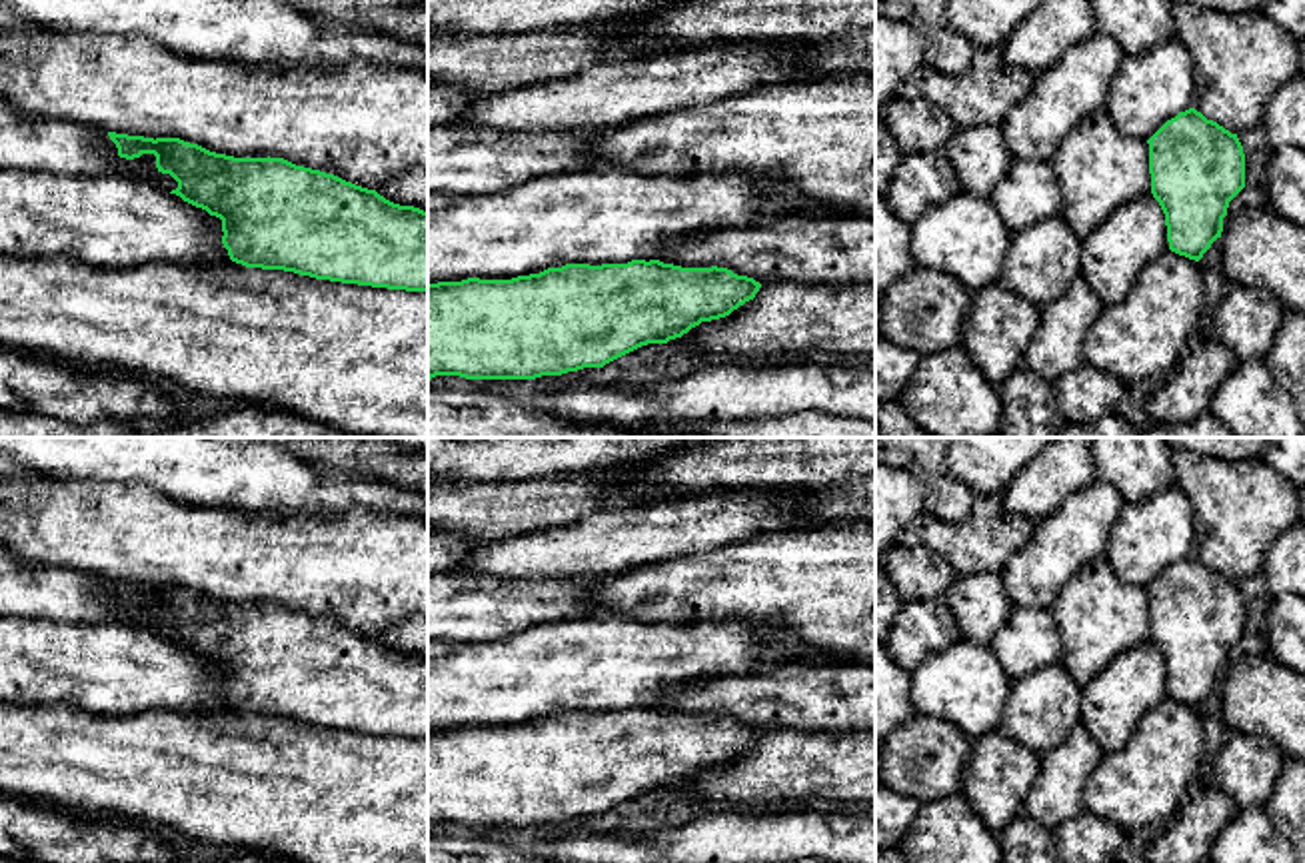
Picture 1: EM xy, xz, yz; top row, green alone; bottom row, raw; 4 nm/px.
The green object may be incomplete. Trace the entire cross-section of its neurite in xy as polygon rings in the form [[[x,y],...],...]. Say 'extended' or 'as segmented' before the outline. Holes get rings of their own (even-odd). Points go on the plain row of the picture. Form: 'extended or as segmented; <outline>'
as segmented; [[[108,579],[126,607],[156,603],[156,615],[170,621],[178,635],[170,641],[222,667],[222,691],[232,709],[246,715],[284,717],[316,727],[388,737],[428,739],[428,659],[400,653],[376,637],[346,629],[334,621],[296,613],[284,605],[234,605],[210,599],[180,585],[144,585]]]

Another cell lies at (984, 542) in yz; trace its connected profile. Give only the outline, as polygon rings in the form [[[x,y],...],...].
[[[1001,495],[975,497],[971,513],[951,523],[923,511],[913,523],[921,545],[943,557],[957,575],[1001,571],[1033,535],[1035,523],[1003,509]]]

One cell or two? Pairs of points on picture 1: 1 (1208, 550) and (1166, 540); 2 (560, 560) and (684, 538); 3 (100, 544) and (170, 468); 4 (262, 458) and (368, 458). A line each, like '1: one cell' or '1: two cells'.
1: two cells
2: one cell
3: two cells
4: two cells

